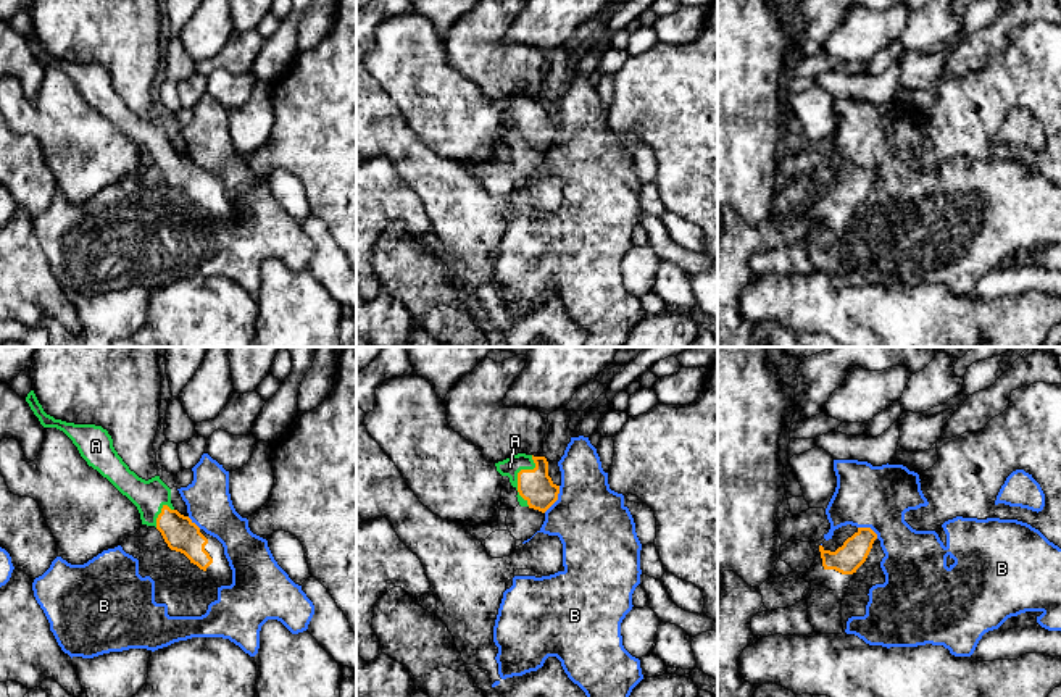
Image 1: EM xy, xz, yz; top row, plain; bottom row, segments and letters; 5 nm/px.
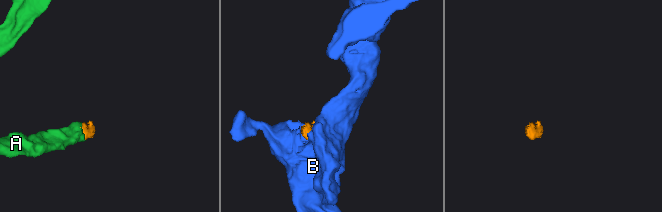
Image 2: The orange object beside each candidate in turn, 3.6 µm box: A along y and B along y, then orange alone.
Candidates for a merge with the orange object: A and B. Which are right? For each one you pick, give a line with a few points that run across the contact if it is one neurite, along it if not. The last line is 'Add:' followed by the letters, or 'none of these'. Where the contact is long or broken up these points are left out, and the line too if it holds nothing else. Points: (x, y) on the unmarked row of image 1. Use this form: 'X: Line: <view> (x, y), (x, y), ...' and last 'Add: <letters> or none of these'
A: Line: xz (536, 125), (526, 115), (518, 115), (510, 105)
Add: A

